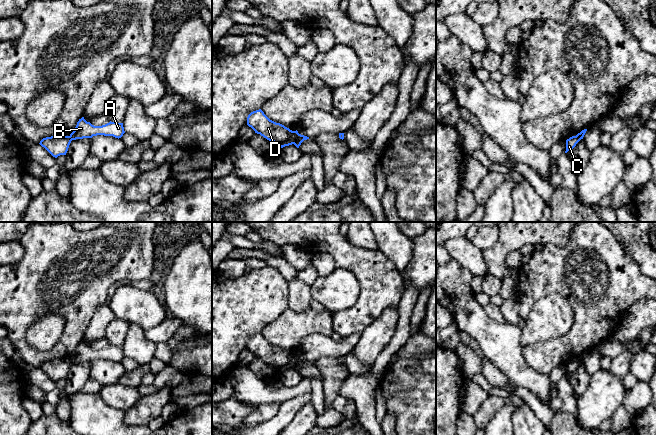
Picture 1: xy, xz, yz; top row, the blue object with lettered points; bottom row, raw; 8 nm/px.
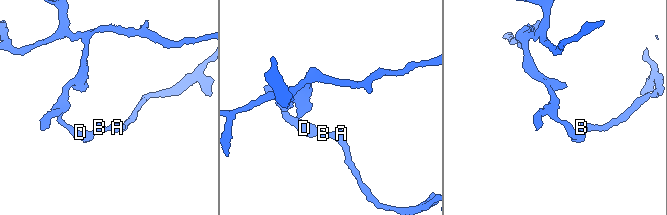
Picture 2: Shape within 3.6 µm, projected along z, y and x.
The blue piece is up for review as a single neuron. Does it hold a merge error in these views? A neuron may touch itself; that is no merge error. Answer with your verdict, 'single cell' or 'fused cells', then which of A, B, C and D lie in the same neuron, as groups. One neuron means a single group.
fused cells; A B / C D

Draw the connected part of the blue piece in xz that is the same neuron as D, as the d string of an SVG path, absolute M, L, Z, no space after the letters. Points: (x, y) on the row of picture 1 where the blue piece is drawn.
M261 109L253 111L248 115L247 125L255 133L278 144L281 148L292 145L299 135L297 130L292 131L284 125L270 120Z

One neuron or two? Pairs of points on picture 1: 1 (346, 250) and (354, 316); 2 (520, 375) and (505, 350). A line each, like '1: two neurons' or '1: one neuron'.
1: one neuron
2: one neuron

